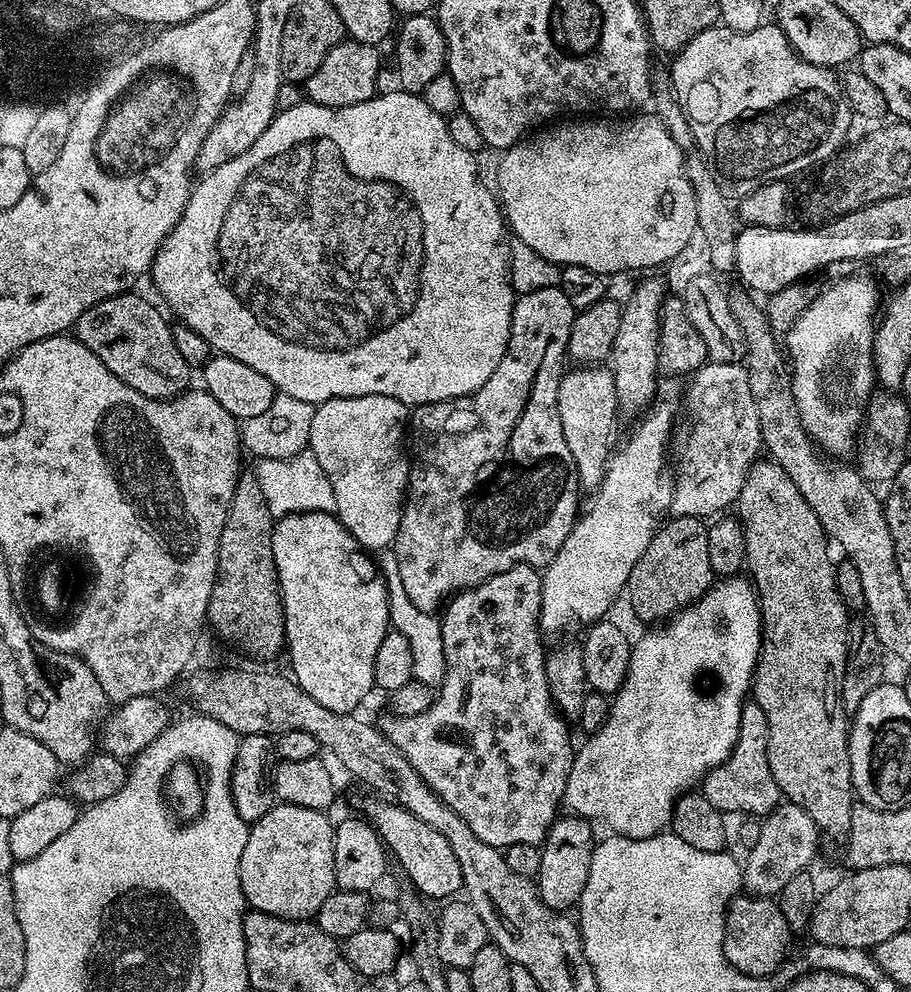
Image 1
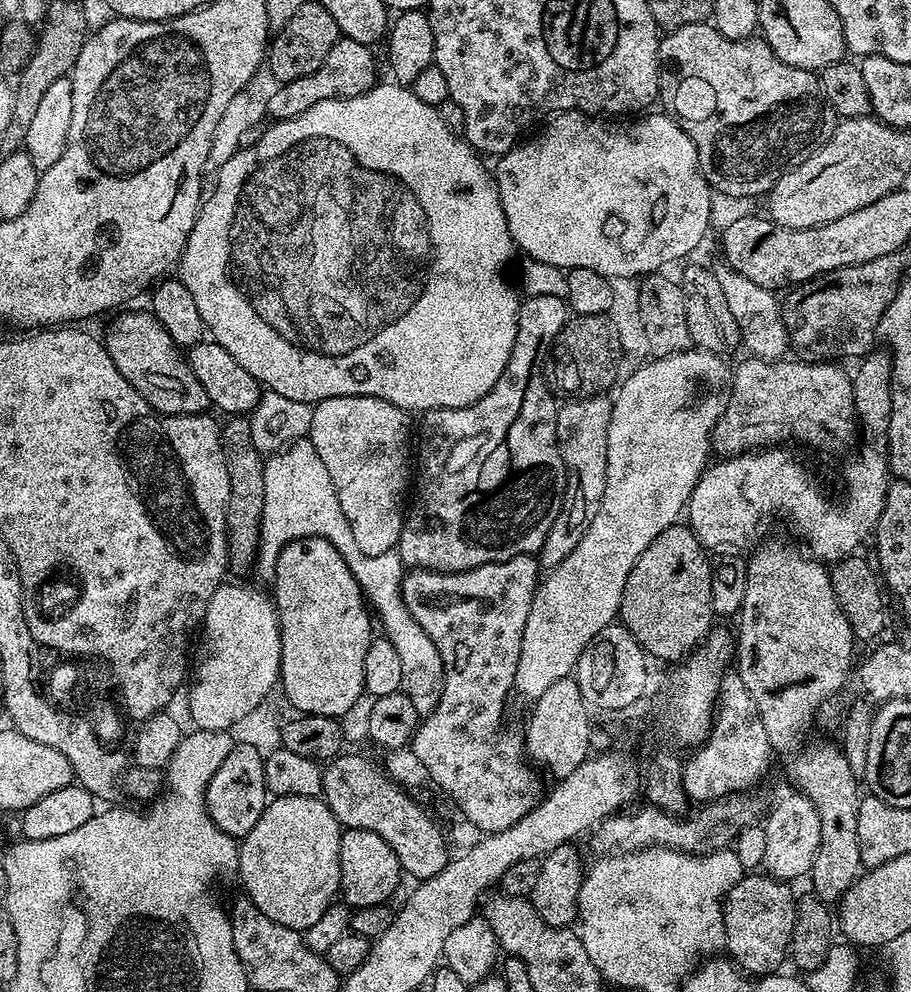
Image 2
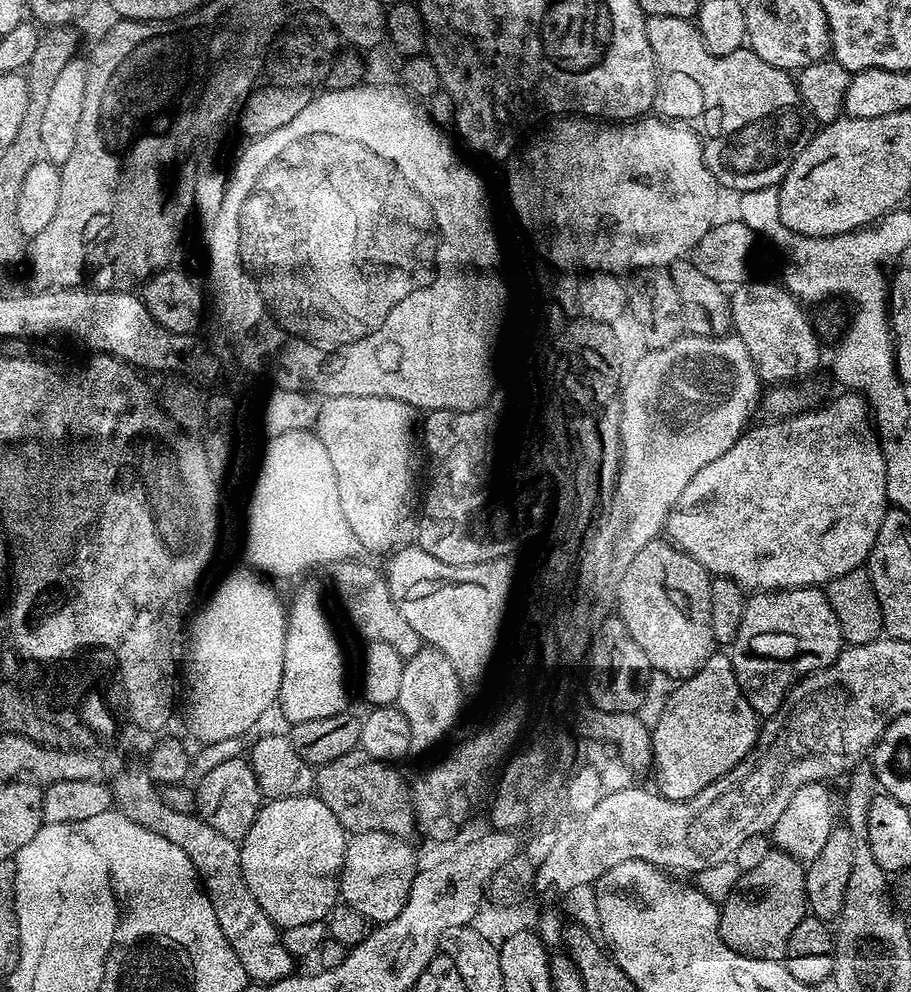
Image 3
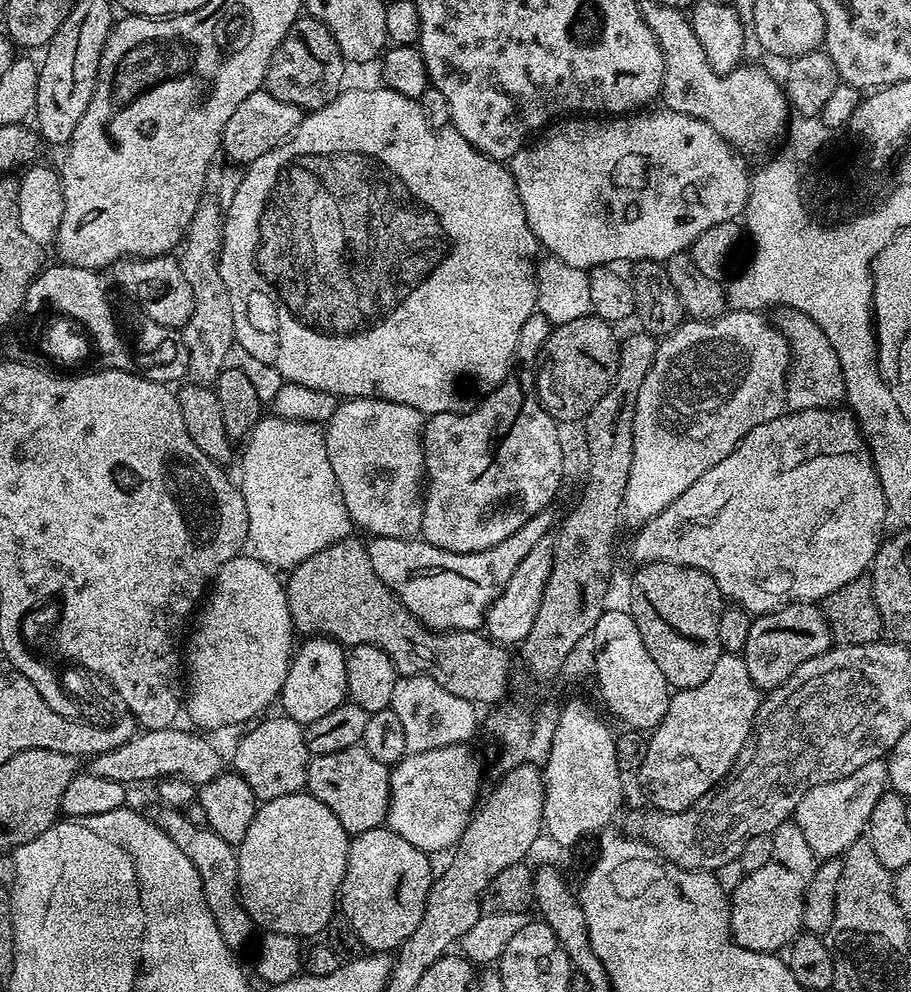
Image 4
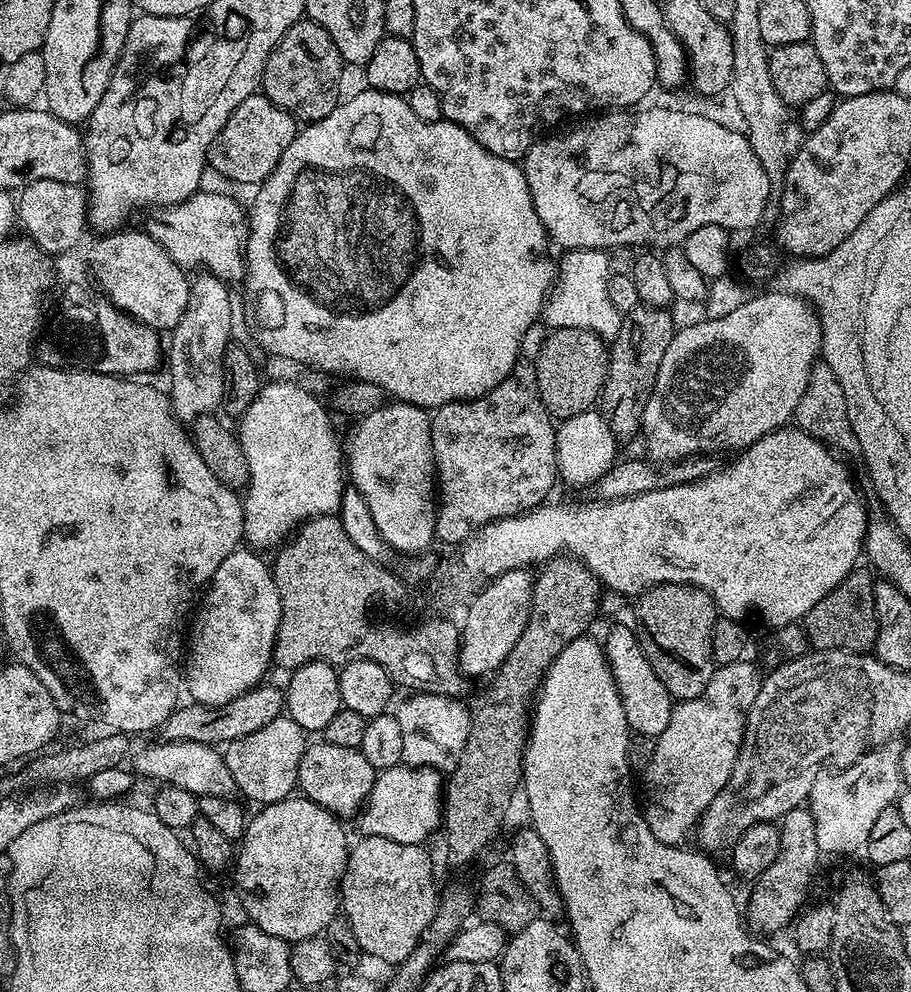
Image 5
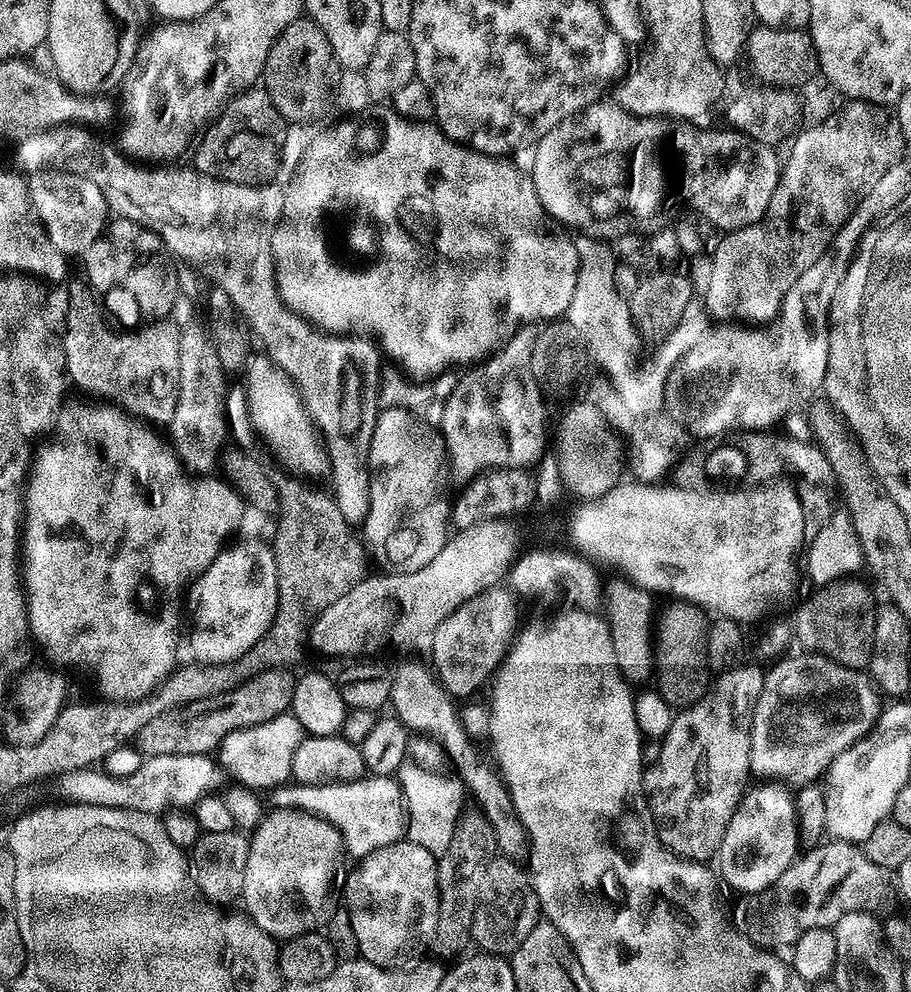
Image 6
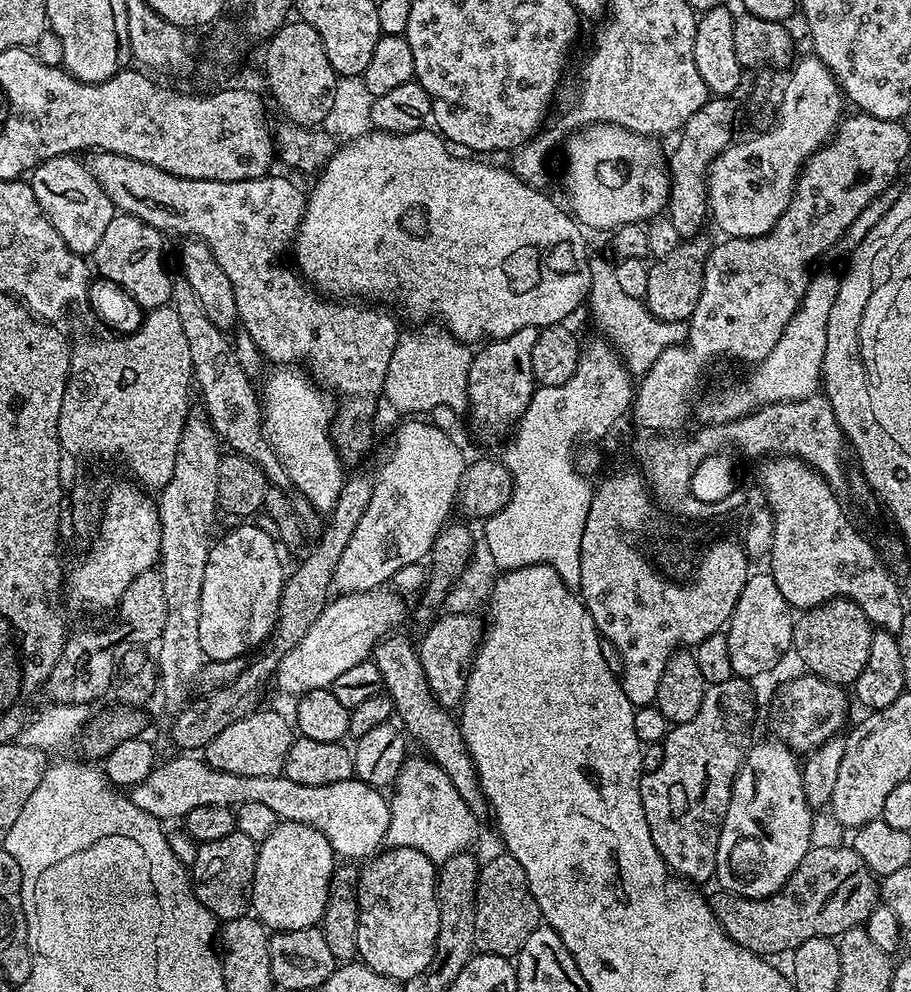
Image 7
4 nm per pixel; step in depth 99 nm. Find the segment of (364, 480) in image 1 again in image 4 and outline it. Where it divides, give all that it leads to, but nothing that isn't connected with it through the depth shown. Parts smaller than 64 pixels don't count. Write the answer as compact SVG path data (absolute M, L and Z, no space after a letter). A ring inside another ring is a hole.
M348 398L337 403L334 414L330 417L324 428L326 438L326 454L330 454L330 466L334 470L334 478L338 478L338 486L342 490L342 498L346 502L346 510L350 514L353 525L357 529L365 528L372 536L385 536L386 538L416 538L420 536L422 514L424 513L424 497L426 495L426 477L424 475L424 421L425 413L414 410L414 406L406 406L389 400L375 398Z

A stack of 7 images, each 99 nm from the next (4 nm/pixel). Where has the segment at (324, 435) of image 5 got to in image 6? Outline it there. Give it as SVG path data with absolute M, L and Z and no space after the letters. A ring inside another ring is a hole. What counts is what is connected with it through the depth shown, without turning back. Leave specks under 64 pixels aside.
M253 355L246 369L248 384L248 413L252 419L252 431L264 439L264 444L276 455L280 464L285 464L297 477L320 476L328 472L328 458L324 454L322 441L315 424L308 417L302 398L292 379L277 364L273 364L267 355ZM300 475L300 476L299 476Z

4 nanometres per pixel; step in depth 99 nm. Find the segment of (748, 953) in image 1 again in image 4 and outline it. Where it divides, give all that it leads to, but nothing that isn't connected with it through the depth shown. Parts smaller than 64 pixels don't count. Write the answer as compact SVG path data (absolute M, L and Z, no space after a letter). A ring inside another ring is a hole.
M796 823L780 824L771 832L772 853L770 862L759 870L745 872L742 882L730 893L730 926L732 941L746 950L779 953L787 949L801 935L802 906L806 886L814 878L818 857L810 850L810 842L802 835Z

